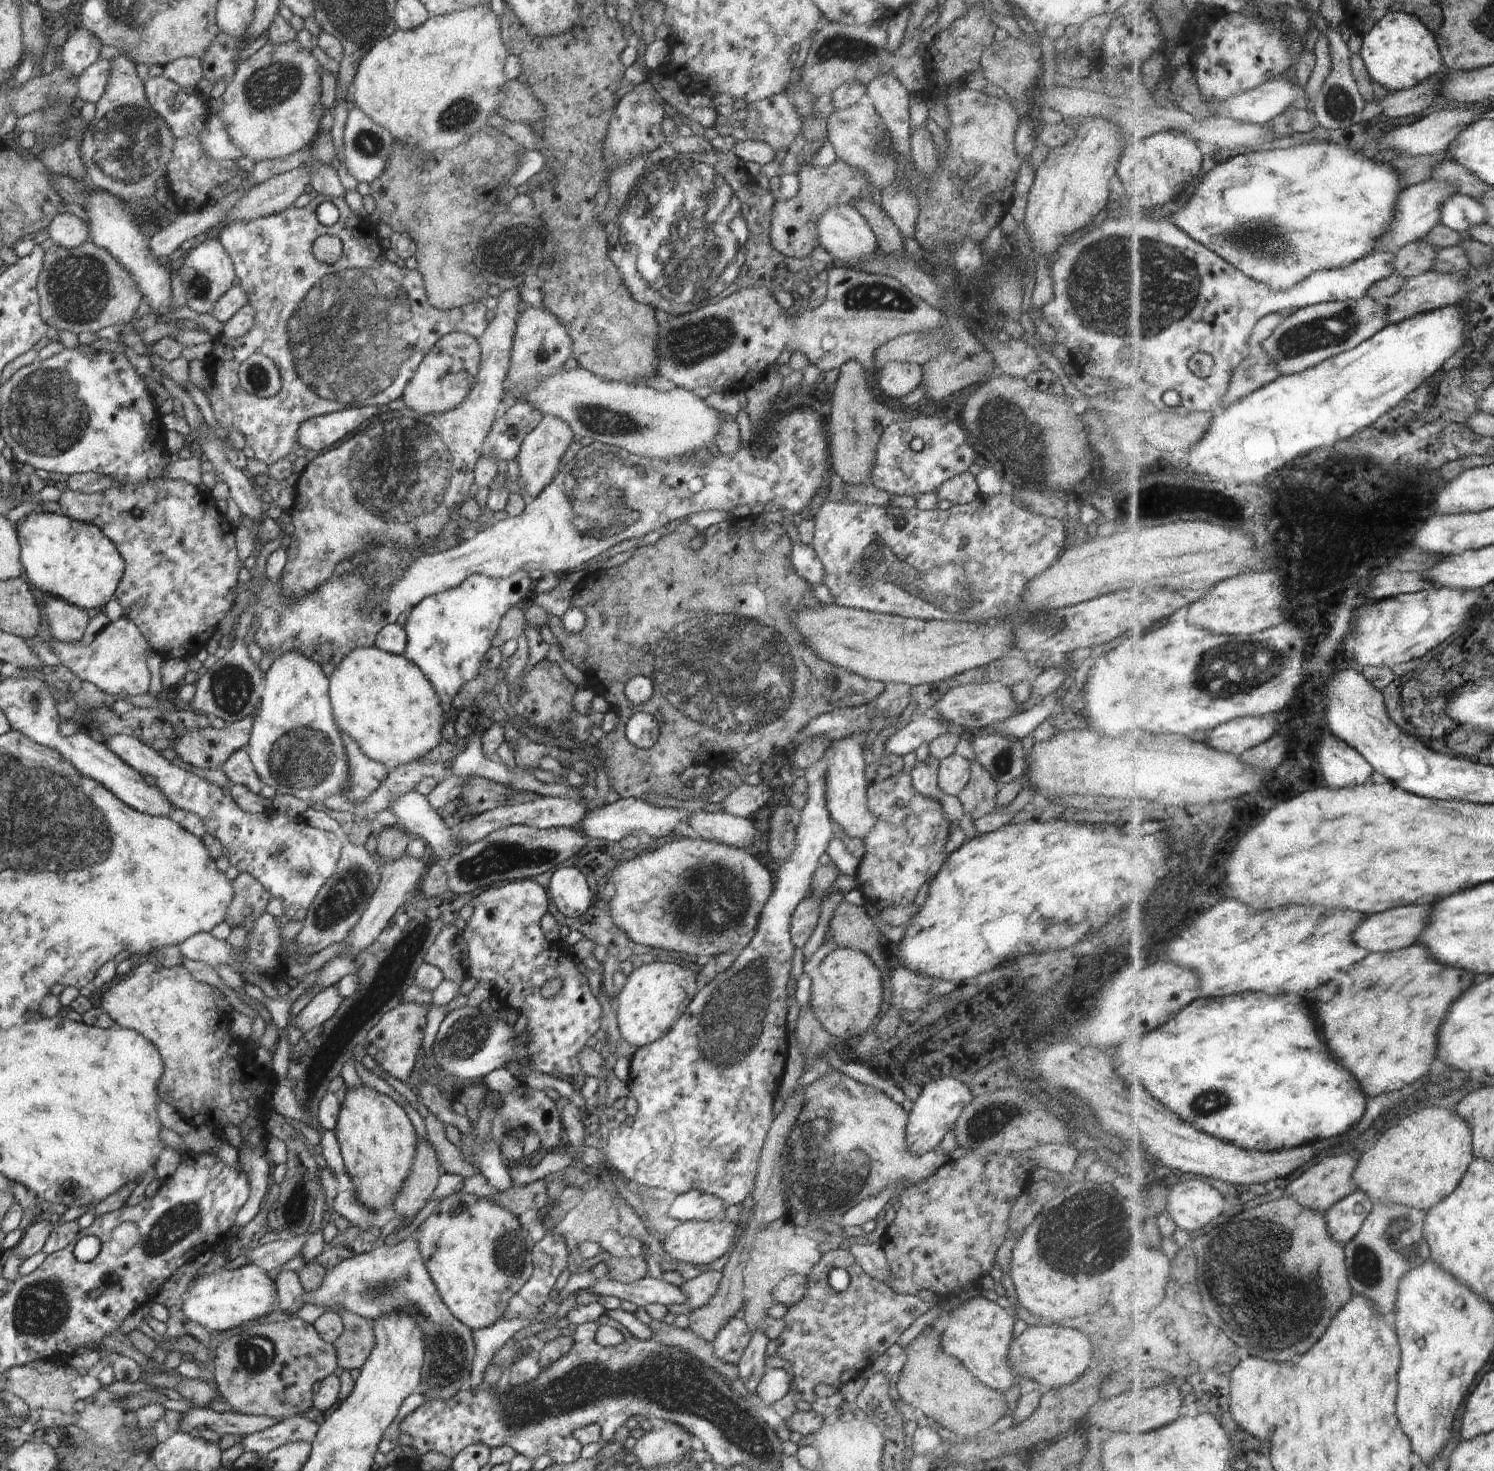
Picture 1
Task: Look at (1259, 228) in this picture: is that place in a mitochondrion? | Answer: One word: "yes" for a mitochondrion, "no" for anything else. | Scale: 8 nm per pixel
yes

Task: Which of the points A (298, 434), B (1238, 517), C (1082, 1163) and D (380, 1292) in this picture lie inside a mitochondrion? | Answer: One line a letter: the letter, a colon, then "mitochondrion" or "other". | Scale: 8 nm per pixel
A: other
B: mitochondrion
C: other
D: mitochondrion

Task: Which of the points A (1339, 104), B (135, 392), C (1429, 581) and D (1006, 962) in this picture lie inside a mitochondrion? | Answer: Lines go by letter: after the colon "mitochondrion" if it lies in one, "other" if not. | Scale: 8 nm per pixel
A: mitochondrion
B: other
C: other
D: other

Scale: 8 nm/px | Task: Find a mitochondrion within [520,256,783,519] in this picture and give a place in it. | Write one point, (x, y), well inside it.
(691, 344)

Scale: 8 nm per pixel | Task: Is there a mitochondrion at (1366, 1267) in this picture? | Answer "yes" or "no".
yes

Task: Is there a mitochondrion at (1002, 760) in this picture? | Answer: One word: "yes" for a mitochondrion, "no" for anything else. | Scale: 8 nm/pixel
yes

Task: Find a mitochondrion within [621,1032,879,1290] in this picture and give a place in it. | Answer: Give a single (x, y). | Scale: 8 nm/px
(827, 1170)

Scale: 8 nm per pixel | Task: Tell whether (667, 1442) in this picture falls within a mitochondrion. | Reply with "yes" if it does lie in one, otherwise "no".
yes

